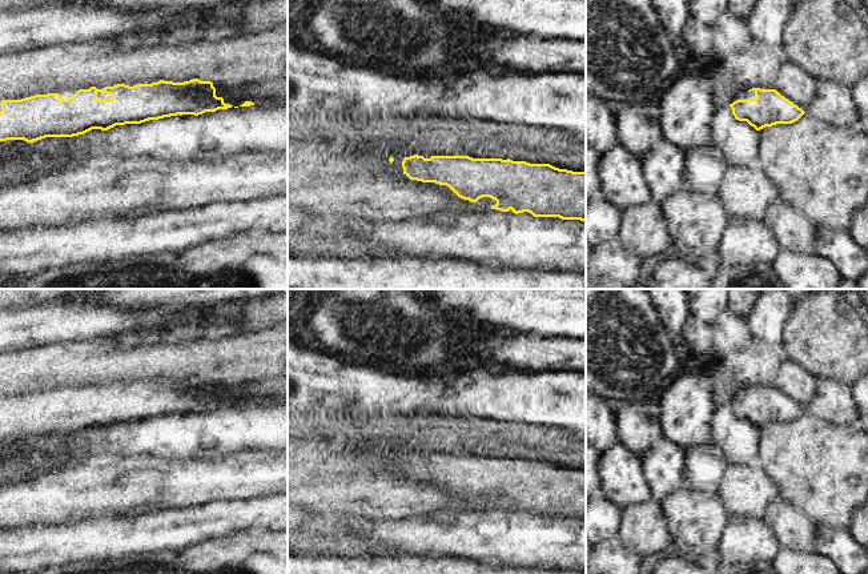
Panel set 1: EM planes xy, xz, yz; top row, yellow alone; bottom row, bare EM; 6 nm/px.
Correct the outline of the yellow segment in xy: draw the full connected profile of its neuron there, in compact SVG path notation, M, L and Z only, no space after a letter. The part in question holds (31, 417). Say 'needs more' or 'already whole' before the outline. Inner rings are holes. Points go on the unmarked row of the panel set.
already whole | M193 377L184 381L173 381L160 378L152 382L137 382L133 385L117 382L97 388L79 388L68 398L61 398L59 392L35 393L21 398L3 398L0 410L0 439L24 438L33 441L45 435L73 435L84 433L92 428L108 429L116 424L141 422L149 418L158 418L170 414L182 413L202 413L205 410L216 410L228 408L233 404L225 402L222 396L216 394L216 386L212 380L201 380Z

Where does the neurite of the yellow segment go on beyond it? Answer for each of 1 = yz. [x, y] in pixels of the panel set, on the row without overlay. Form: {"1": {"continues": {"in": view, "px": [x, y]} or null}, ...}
{"1": {"continues": null}}

